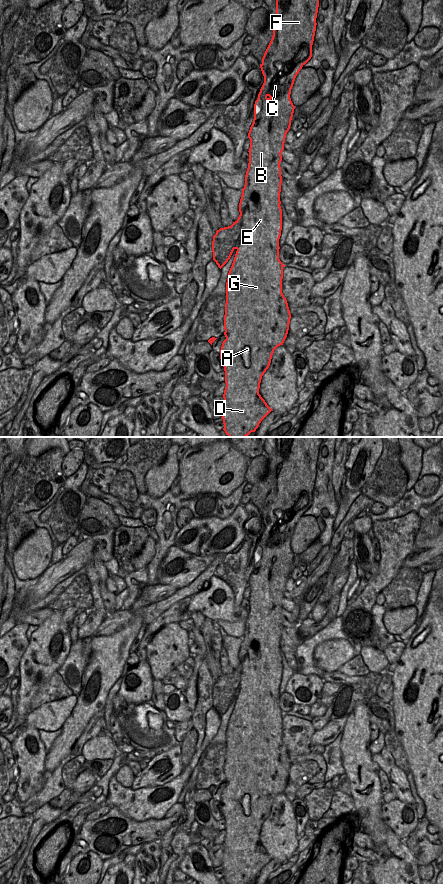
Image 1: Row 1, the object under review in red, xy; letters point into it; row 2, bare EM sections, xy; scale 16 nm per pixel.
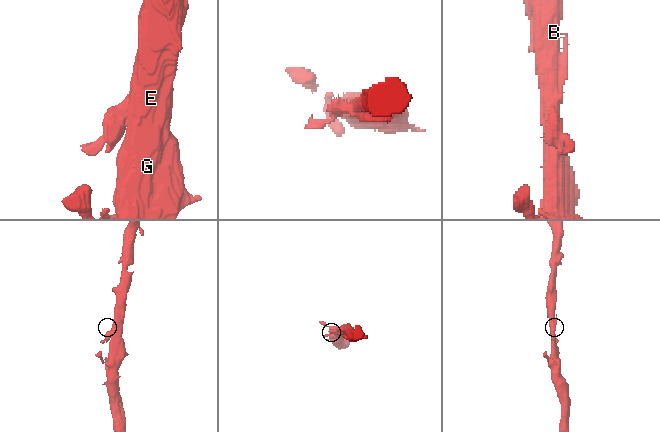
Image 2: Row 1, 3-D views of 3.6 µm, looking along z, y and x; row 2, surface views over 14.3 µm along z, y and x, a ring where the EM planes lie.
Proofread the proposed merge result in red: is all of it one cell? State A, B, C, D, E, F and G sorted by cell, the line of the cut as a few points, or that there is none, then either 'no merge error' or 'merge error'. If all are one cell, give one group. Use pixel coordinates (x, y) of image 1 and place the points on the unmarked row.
groups A B C D E F G; cut none; no merge error

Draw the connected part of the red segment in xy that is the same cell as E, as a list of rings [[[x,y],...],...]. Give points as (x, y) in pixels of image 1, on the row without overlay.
[[[276,437],[276,465],[275,465],[275,473],[273,478],[272,487],[264,501],[262,506],[262,511],[260,512],[260,516],[262,522],[264,524],[264,531],[260,537],[258,542],[258,546],[254,552],[254,567],[253,571],[250,575],[248,586],[250,587],[250,596],[249,596],[249,611],[248,616],[245,623],[245,633],[242,637],[242,643],[239,651],[239,660],[240,663],[238,667],[233,670],[231,674],[220,676],[216,679],[216,682],[213,684],[212,689],[212,700],[213,700],[213,708],[216,710],[218,715],[221,717],[230,707],[233,699],[236,697],[236,702],[232,711],[232,714],[228,721],[228,726],[226,730],[226,751],[225,751],[225,763],[224,763],[224,783],[226,787],[223,789],[221,798],[220,798],[220,807],[225,819],[225,831],[226,835],[224,838],[223,846],[224,846],[224,854],[222,860],[222,867],[226,883],[228,884],[248,884],[251,880],[255,880],[258,876],[261,869],[271,860],[273,859],[265,850],[265,848],[259,842],[259,836],[262,824],[269,816],[272,803],[274,798],[283,793],[289,778],[289,771],[291,767],[290,758],[288,755],[288,751],[286,746],[282,741],[282,727],[283,727],[283,715],[284,713],[279,707],[279,687],[281,684],[282,678],[282,657],[281,657],[281,649],[280,649],[280,640],[281,640],[281,631],[282,631],[282,624],[281,624],[281,615],[280,610],[282,609],[281,601],[284,598],[284,591],[286,582],[290,577],[291,568],[293,565],[295,554],[293,553],[290,542],[291,537],[293,535],[295,526],[302,515],[311,507],[312,505],[312,493],[314,489],[315,479],[316,479],[316,466],[318,461],[319,455],[319,448],[320,445],[323,443],[322,437],[320,440],[305,440],[303,437]]]

